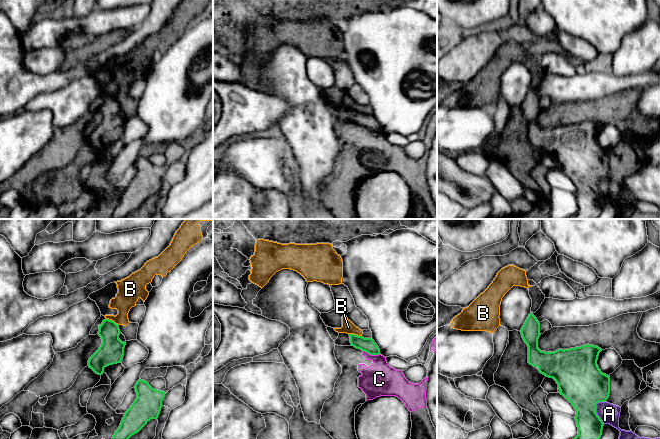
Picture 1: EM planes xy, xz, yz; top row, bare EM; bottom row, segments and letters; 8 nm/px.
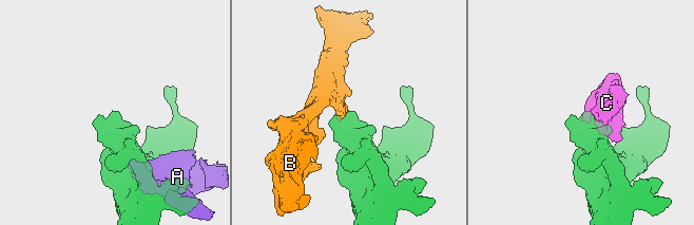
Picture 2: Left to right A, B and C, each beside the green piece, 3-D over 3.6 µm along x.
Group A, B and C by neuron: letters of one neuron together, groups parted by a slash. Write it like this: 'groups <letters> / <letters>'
groups A / B / C

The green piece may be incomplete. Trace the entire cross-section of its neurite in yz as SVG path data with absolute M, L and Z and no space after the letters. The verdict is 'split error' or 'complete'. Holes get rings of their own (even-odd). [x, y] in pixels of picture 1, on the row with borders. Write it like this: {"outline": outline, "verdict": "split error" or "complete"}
{"outline": "M530 313L521 335L528 346L528 363L546 377L553 378L563 395L576 410L578 435L574 439L600 439L604 423L596 413L596 404L610 394L610 377L597 365L601 348L583 345L554 352L538 348L540 323Z", "verdict": "complete"}

